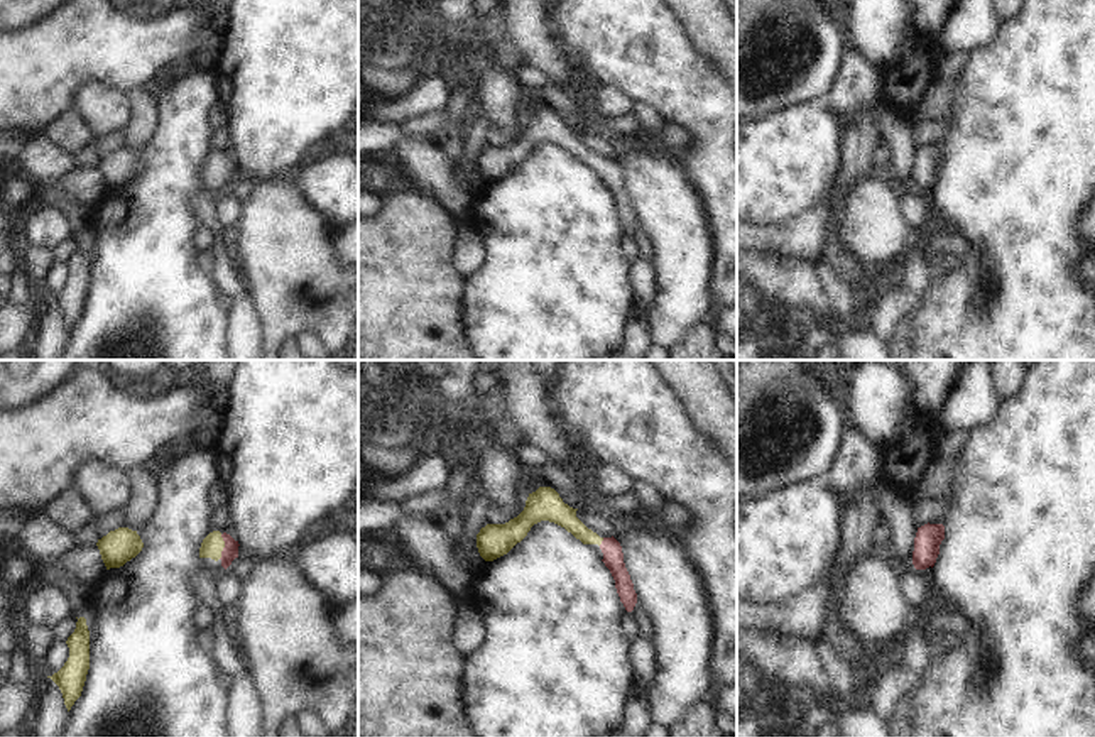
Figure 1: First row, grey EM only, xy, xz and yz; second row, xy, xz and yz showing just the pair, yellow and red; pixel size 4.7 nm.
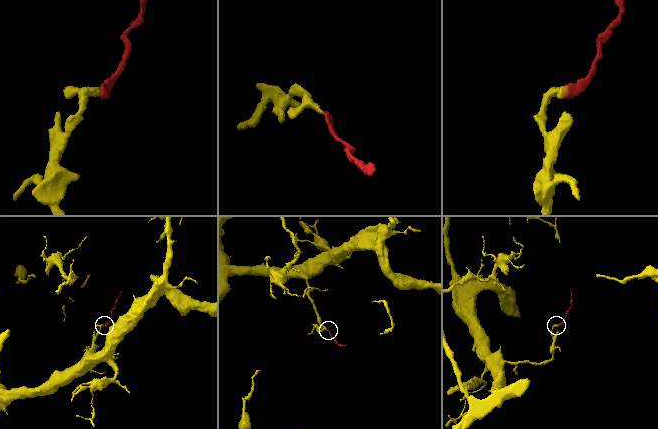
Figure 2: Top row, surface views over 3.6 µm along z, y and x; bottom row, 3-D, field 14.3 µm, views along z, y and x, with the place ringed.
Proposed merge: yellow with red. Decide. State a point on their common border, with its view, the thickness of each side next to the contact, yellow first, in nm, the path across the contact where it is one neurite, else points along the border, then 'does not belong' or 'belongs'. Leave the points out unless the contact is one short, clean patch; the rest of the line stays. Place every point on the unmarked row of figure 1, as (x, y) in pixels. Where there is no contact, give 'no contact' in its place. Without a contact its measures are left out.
contact xy (223, 168); calibres 110 and 80 nm; way xy (212, 168), (223, 168), (230, 173); belongs

